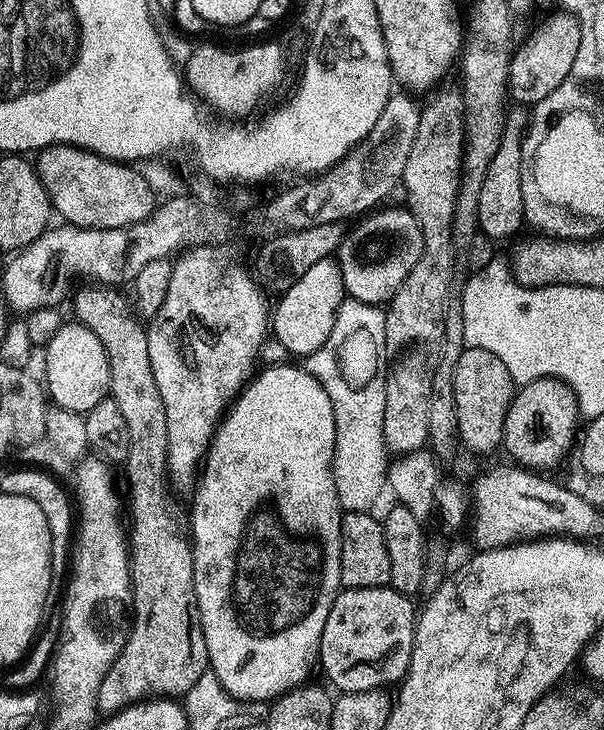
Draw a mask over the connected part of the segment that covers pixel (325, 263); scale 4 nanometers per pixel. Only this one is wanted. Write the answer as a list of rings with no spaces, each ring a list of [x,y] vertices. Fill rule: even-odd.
[[[328,257],[322,259],[321,262],[316,262],[314,266],[310,266],[306,273],[302,274],[299,279],[292,284],[290,290],[284,292],[277,300],[279,300],[277,306],[273,307],[270,316],[270,328],[273,337],[284,350],[289,354],[296,354],[300,358],[306,358],[309,354],[312,354],[320,349],[326,341],[329,340],[330,332],[332,332],[332,326],[334,326],[335,318],[339,307],[346,299],[346,293],[344,291],[344,279],[341,276],[341,268],[339,263]]]

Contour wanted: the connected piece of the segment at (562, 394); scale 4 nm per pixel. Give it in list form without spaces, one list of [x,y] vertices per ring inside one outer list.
[[[552,376],[523,385],[512,397],[510,410],[506,410],[503,451],[508,451],[519,465],[530,470],[548,470],[573,447],[578,436],[576,420],[581,419],[576,395],[568,384]]]

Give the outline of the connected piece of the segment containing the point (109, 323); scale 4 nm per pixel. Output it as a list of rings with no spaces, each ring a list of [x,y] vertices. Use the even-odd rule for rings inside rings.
[[[88,282],[85,288],[77,287],[74,295],[71,297],[72,308],[76,311],[75,319],[87,326],[87,328],[98,337],[98,342],[102,342],[102,350],[106,350],[106,358],[110,362],[110,374],[112,375],[112,386],[110,389],[110,398],[118,402],[118,407],[122,409],[122,415],[126,418],[126,430],[130,430],[130,450],[128,456],[124,459],[122,471],[128,479],[128,522],[126,524],[132,527],[132,533],[129,531],[126,536],[127,547],[130,549],[130,569],[132,571],[132,606],[130,609],[130,627],[128,630],[128,641],[126,646],[122,646],[122,654],[110,666],[106,678],[102,678],[102,686],[98,690],[96,707],[101,713],[111,714],[120,712],[123,708],[128,708],[132,704],[139,704],[141,700],[149,696],[152,698],[180,698],[184,693],[202,678],[202,674],[209,671],[208,651],[206,650],[206,638],[202,630],[200,621],[200,611],[198,602],[194,594],[194,566],[192,565],[192,546],[189,537],[186,535],[186,524],[180,521],[180,508],[176,505],[176,500],[172,497],[172,488],[168,485],[170,473],[168,471],[168,435],[166,434],[166,410],[162,406],[162,394],[158,394],[158,382],[154,382],[154,374],[150,370],[150,346],[148,345],[148,329],[145,321],[138,315],[135,307],[126,297],[120,293],[121,289],[116,286],[109,286],[101,282]]]

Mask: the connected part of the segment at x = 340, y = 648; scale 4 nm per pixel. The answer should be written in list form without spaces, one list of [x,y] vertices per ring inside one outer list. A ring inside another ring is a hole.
[[[392,586],[344,588],[336,595],[322,630],[318,664],[337,693],[384,690],[387,684],[396,686],[403,680],[410,666],[418,615],[417,605],[408,600]]]

